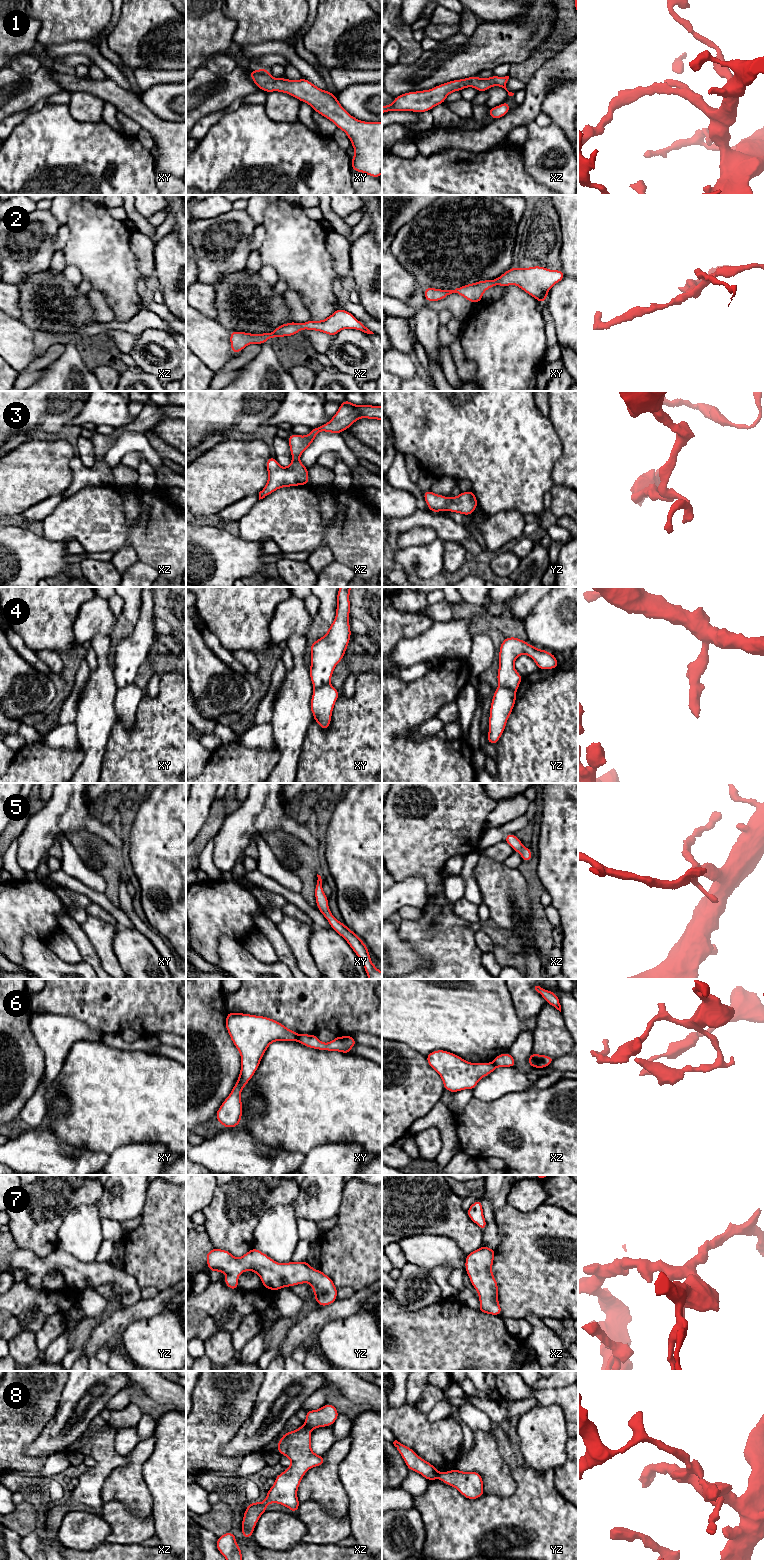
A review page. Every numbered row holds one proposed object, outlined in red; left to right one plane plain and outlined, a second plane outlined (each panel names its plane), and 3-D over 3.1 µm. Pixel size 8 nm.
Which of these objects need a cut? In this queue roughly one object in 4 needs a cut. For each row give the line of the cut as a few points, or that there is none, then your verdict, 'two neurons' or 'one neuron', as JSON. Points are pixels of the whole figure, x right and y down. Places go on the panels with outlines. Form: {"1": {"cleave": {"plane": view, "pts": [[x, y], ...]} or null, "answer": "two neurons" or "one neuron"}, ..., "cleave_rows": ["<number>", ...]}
{"1": {"cleave": null, "answer": "one neuron"}, "2": {"cleave": null, "answer": "one neuron"}, "3": {"cleave": null, "answer": "one neuron"}, "4": {"cleave": {"plane": "yz", "pts": [[499, 685], [511, 687], [515, 690]]}, "answer": "two neurons"}, "5": {"cleave": null, "answer": "one neuron"}, "6": {"cleave": {"plane": "xy", "pts": [[299, 1035], [296, 1040]]}, "answer": "two neurons"}, "7": {"cleave": null, "answer": "one neuron"}, "8": {"cleave": {"plane": "xz", "pts": [[305, 1425], [310, 1430]]}, "answer": "two neurons"}, "cleave_rows": ["4", "6", "8"]}

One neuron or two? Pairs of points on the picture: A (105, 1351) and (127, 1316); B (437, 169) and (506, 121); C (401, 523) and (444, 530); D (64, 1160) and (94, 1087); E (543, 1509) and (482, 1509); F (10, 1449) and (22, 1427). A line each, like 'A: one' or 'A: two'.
A: two
B: two
C: one
D: two
E: one
F: one

